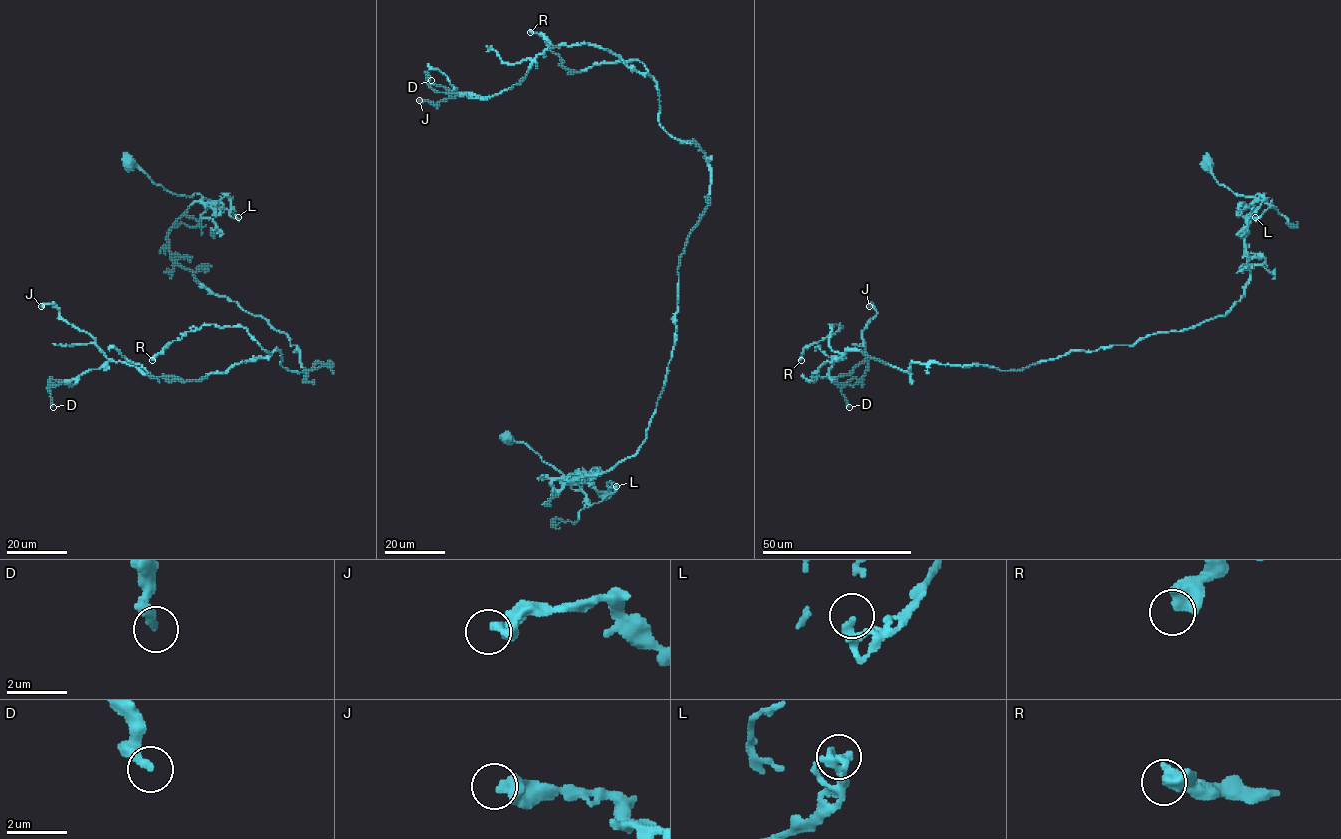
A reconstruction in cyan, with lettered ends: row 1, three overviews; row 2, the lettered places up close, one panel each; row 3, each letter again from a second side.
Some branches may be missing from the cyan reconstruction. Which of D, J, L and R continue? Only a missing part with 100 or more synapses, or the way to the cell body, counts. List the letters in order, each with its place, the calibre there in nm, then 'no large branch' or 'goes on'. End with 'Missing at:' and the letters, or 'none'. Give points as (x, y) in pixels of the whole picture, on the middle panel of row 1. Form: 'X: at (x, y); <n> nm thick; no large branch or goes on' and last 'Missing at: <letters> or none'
D: at (431, 80); 320 nm thick; no large branch
J: at (419, 100); 480 nm thick; no large branch
L: at (616, 486); 140 nm thick; no large branch
R: at (530, 32); 600 nm thick; no large branch
Missing at: none

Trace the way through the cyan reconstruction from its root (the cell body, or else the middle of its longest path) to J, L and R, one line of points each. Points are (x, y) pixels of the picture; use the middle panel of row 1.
J: (507, 437), (578, 491), (546, 476), (637, 453), (709, 162), (651, 77), (586, 43), (419, 100)
L: (507, 437), (523, 442), (555, 466), (573, 489), (586, 494), (586, 507), (601, 502), (616, 486)
R: (507, 437), (578, 491), (546, 476), (637, 453), (711, 188), (640, 61), (566, 69), (530, 32)

